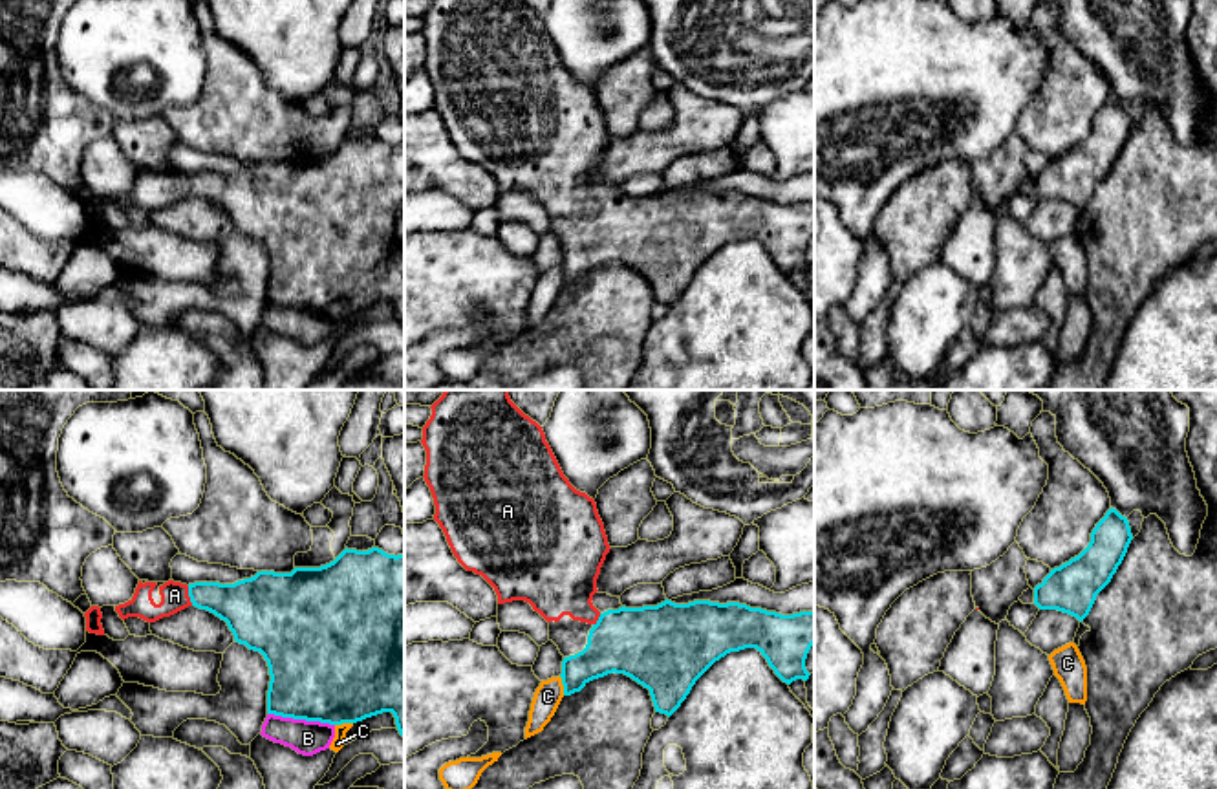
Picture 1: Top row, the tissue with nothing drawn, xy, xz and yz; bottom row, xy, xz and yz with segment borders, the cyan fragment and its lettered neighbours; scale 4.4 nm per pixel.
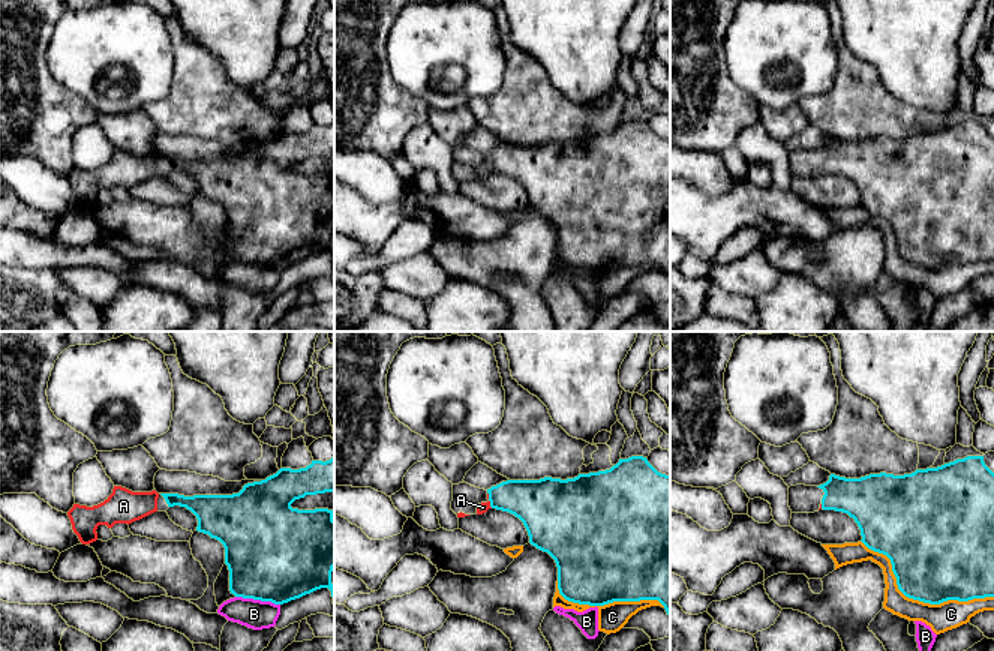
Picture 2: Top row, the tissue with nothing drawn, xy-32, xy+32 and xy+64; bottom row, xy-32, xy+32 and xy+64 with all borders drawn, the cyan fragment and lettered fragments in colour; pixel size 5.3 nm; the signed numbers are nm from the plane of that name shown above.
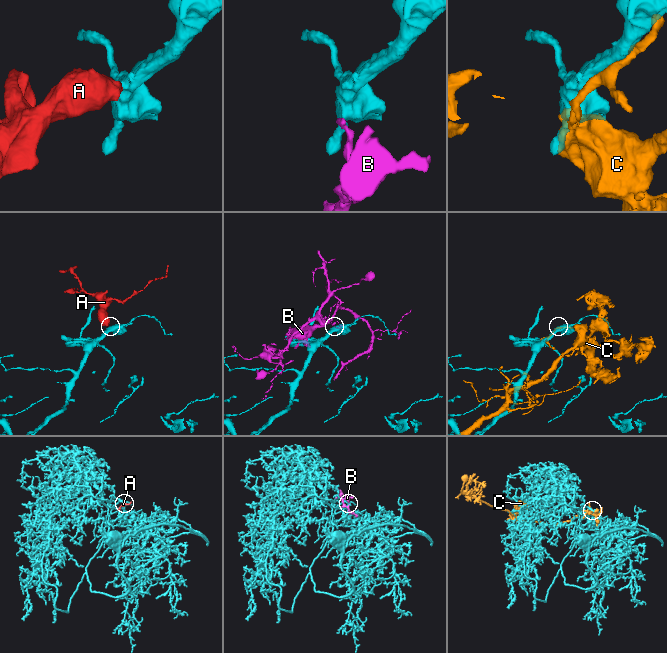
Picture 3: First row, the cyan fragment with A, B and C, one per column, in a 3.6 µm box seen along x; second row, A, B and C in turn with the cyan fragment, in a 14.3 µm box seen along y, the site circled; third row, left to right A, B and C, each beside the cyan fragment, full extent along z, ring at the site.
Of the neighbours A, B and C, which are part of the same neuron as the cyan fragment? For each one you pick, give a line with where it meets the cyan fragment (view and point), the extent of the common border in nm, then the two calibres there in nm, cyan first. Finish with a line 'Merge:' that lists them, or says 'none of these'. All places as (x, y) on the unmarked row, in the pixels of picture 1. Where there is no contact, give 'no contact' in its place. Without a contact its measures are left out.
A: contact xy (189, 185); length 90 nm; calibres 220 and 130 nm
Merge: A

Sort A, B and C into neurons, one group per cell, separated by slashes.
A / B / C

